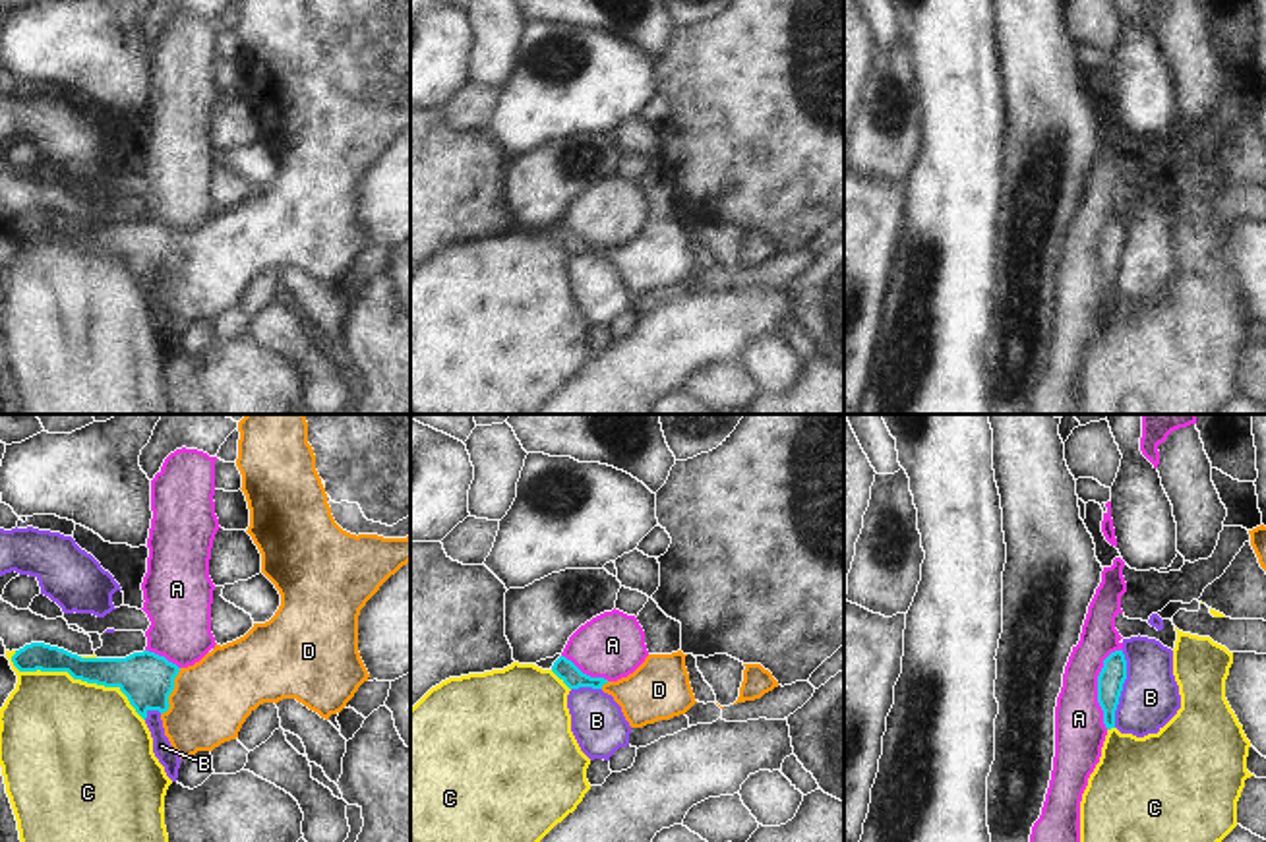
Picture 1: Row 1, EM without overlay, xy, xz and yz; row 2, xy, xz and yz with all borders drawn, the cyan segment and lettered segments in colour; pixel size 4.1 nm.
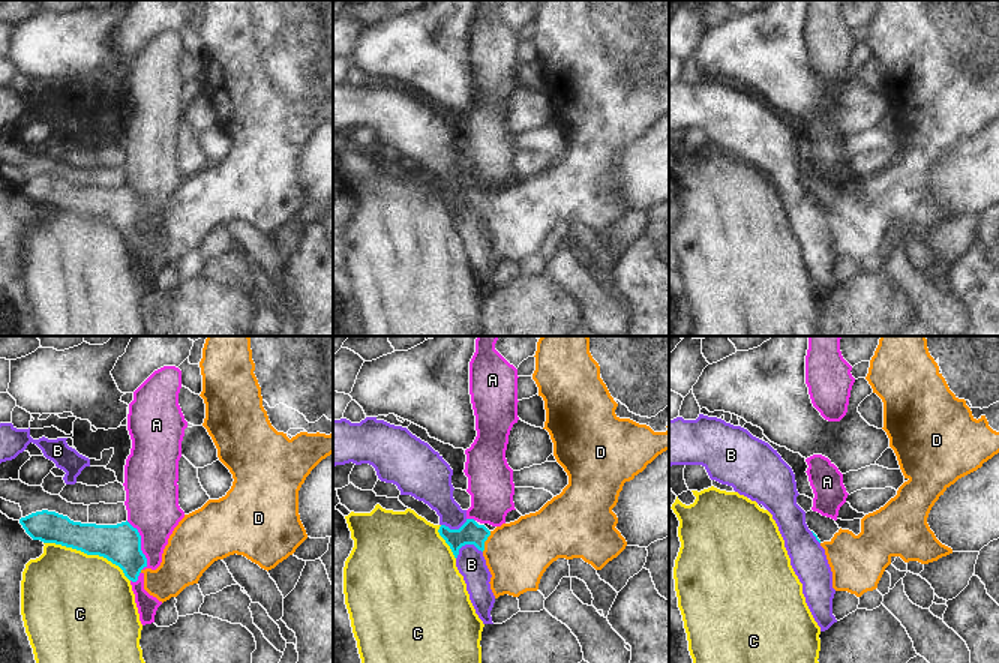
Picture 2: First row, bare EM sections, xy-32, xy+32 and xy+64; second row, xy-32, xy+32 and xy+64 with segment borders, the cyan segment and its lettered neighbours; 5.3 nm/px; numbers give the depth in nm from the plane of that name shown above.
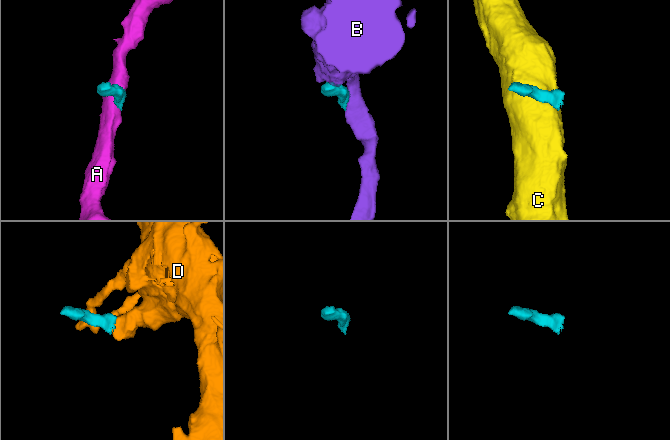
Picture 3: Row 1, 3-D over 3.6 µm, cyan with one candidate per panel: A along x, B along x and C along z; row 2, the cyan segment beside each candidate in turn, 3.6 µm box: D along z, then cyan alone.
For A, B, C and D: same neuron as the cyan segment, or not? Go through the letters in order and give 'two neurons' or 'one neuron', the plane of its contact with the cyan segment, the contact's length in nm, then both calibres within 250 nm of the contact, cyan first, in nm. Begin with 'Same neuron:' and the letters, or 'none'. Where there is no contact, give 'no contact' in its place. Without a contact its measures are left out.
Same neuron: D
A: two neurons; contact in yz; length 340 nm; calibres 110 and 200 nm
B: two neurons; contact in yz; length 320 nm; calibres 110 and 240 nm
C: two neurons; contact in xy; length 600 nm; calibres 190 and 480 nm
D: one neuron; contact in xy; length 220 nm; calibres 220 and 320 nm

